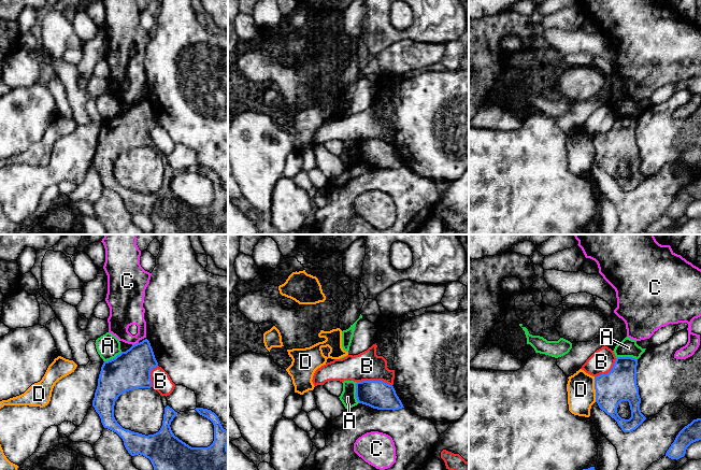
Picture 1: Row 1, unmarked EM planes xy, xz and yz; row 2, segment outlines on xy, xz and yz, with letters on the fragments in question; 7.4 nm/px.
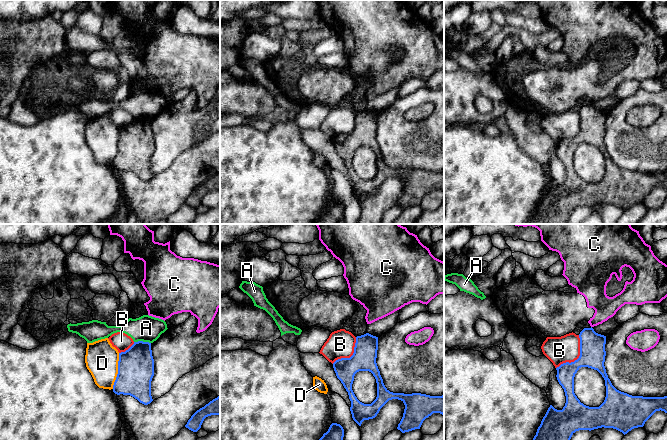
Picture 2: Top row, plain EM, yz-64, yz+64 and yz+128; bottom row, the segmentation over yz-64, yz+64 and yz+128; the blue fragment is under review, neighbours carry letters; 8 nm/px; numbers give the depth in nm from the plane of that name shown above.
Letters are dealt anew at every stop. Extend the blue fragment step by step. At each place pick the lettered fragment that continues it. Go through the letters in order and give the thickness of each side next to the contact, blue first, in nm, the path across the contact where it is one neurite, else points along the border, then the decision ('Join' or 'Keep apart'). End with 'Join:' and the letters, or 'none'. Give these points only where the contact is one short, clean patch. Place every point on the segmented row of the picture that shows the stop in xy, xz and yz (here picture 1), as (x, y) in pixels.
A: Thickness 220 nm (blue) against 120 nm. Boundary: xz (356, 382), (356, 399), (359, 402). Keep apart
B: Thickness 220 nm (blue) against 220 nm. Keep apart
C: Thickness 300 nm (blue) against 200 nm. Boundary: xy (138, 342), (132, 345). Keep apart
D: Thickness 240 nm (blue) against 200 nm. Keep apart
Join: none

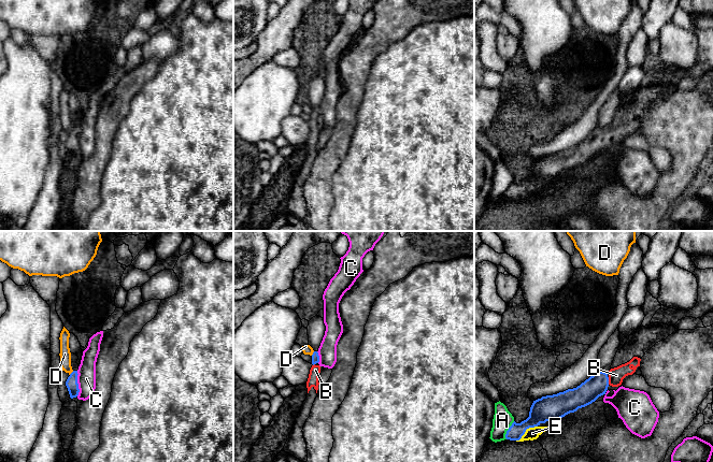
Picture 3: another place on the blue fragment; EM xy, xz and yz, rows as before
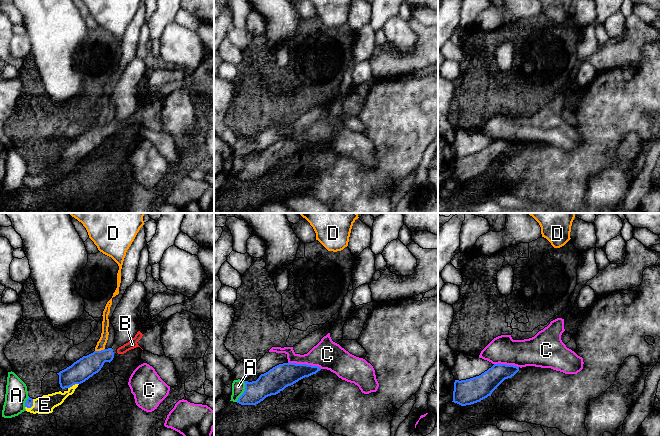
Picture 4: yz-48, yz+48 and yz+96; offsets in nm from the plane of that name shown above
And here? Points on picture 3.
A: Thickness 130 nm (blue) against 150 nm. Keep apart
B: Thickness 160 nm (blue) against 120 nm. Path across: yz (596, 386), (602, 380), (608, 380), (616, 375). Join
C: Thickness 90 nm (blue) against 140 nm. Keep apart
D: Thickness 90 nm (blue) against 80 nm. Boundary: xy (73, 371), (69, 374). Keep apart
E: Thickness 190 nm (blue) against 100 nm. Join
Join: B, E

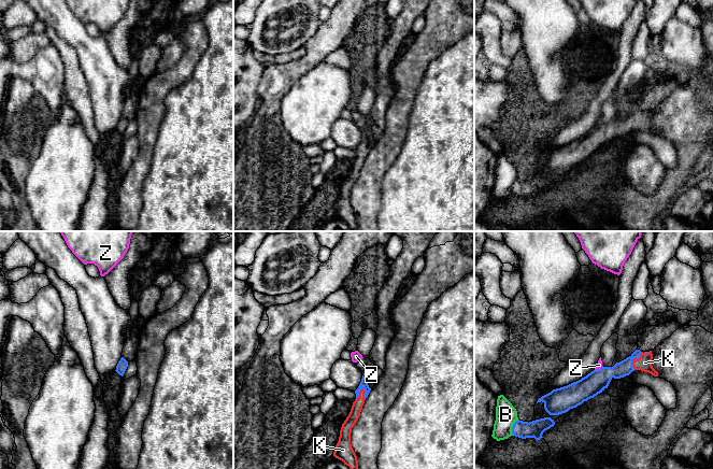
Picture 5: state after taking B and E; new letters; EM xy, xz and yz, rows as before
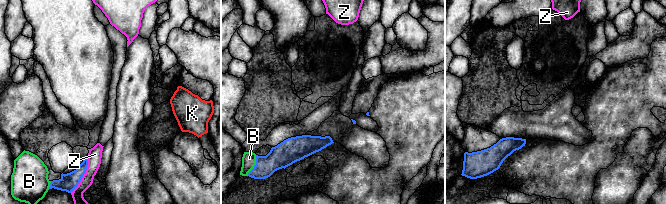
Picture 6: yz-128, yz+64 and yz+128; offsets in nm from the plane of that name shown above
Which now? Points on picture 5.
B: Thickness 130 nm (blue) against 160 nm. Keep apart
K: Thickness 120 nm (blue) against 110 nm. Path across: yz (624, 368), (633, 357), (644, 363). Join
Z: Thickness 170 nm (blue) against 50 nm. Boundary: yz (602, 366), (595, 370). Keep apart
Join: K

